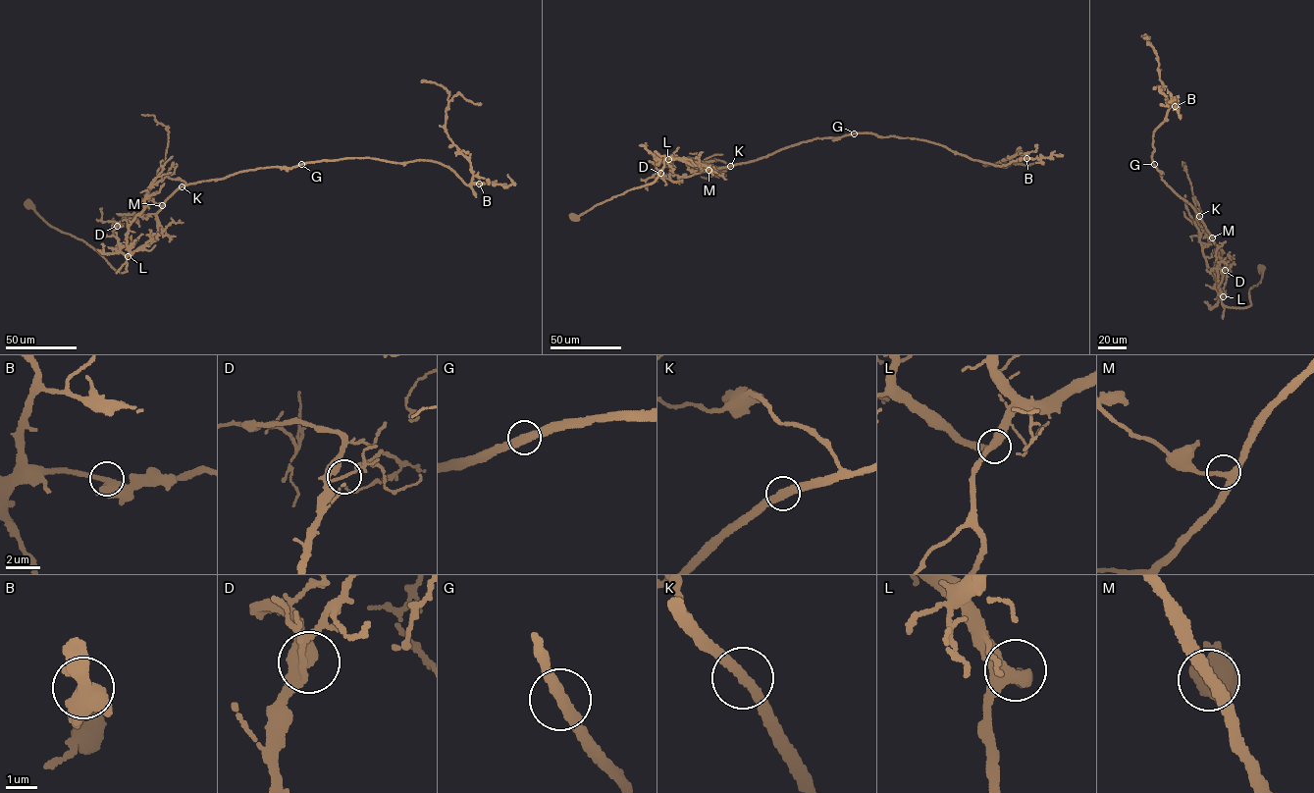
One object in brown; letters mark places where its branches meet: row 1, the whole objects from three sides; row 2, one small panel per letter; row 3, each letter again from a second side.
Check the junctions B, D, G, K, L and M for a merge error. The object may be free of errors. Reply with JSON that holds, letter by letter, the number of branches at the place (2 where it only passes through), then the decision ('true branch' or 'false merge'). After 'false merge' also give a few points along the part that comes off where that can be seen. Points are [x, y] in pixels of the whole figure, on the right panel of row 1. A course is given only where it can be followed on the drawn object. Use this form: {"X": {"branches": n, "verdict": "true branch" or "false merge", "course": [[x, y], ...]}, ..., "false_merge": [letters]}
{"B": {"branches": 2, "verdict": "true branch"}, "D": {"branches": 2, "verdict": "true branch"}, "G": {"branches": 2, "verdict": "true branch"}, "K": {"branches": 2, "verdict": "true branch"}, "L": {"branches": 3, "verdict": "true branch"}, "M": {"branches": 3, "verdict": "true branch"}, "false_merge": []}

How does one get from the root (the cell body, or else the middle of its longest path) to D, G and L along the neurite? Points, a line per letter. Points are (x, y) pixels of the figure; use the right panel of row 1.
D: (1261, 268), (1260, 282), (1249, 291), (1250, 305), (1242, 308), (1222, 304), (1223, 297), (1218, 289), (1225, 270)
G: (1261, 268), (1260, 282), (1249, 291), (1250, 305), (1222, 304), (1217, 246), (1193, 207), (1163, 181), (1154, 164)
L: (1261, 268), (1260, 282), (1249, 291), (1250, 305), (1228, 307), (1222, 304), (1223, 296)

